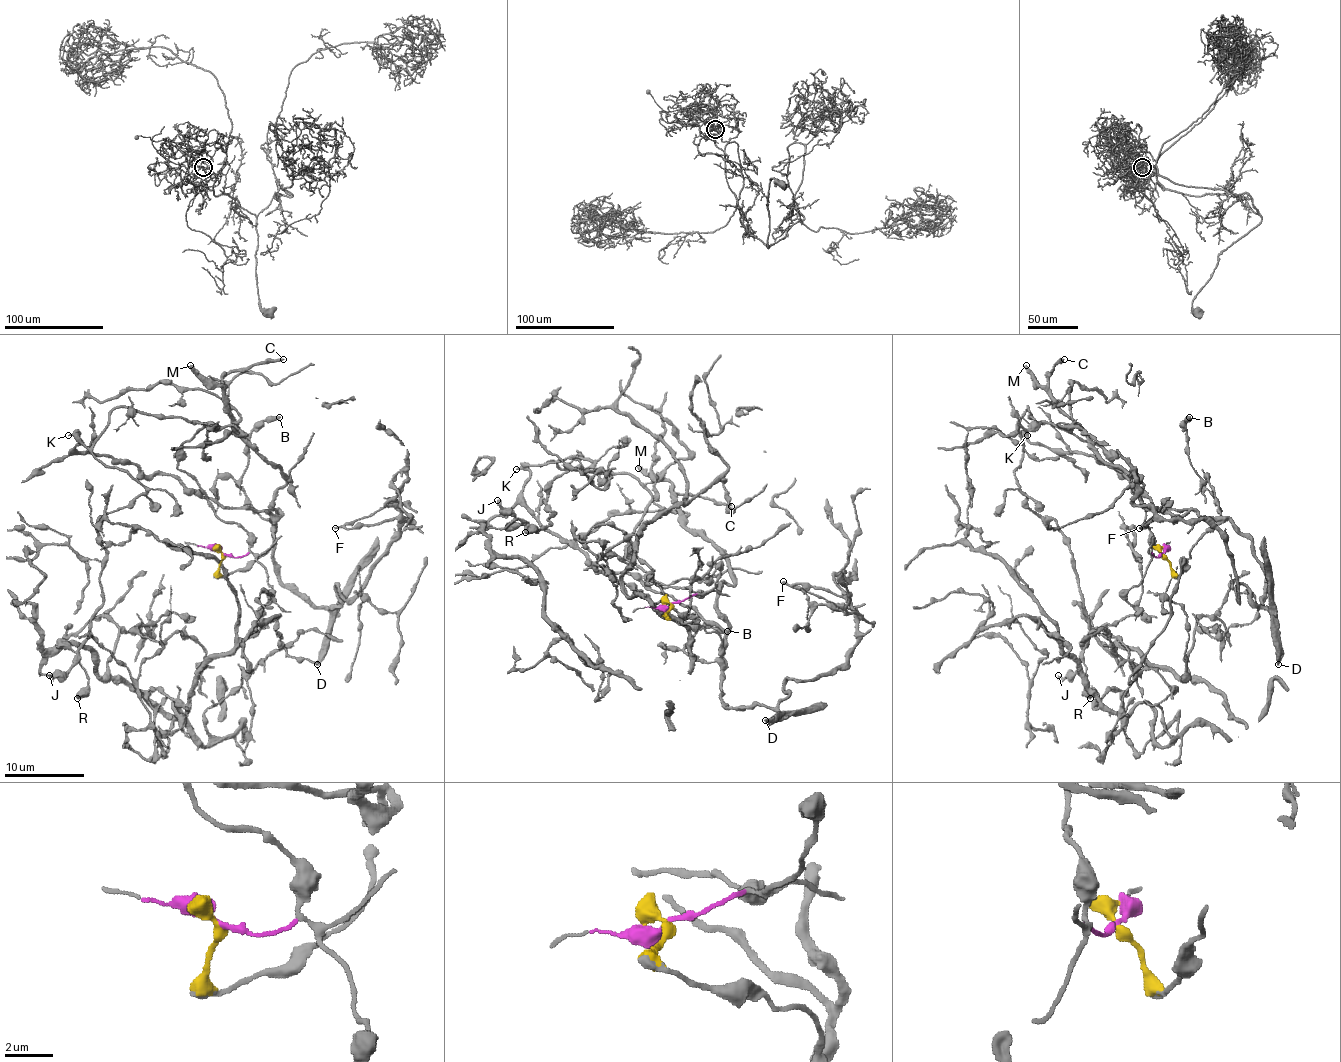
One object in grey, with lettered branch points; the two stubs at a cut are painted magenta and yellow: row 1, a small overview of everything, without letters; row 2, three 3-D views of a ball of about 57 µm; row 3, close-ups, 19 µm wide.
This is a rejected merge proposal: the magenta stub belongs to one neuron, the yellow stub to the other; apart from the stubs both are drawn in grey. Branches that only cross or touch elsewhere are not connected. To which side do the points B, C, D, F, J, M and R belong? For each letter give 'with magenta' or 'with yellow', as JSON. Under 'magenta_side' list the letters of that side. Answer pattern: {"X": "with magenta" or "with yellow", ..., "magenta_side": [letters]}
{"B": "with yellow", "C": "with yellow", "D": "with yellow", "F": "with yellow", "J": "with magenta", "M": "with yellow", "R": "with magenta", "magenta_side": ["J", "R"]}

